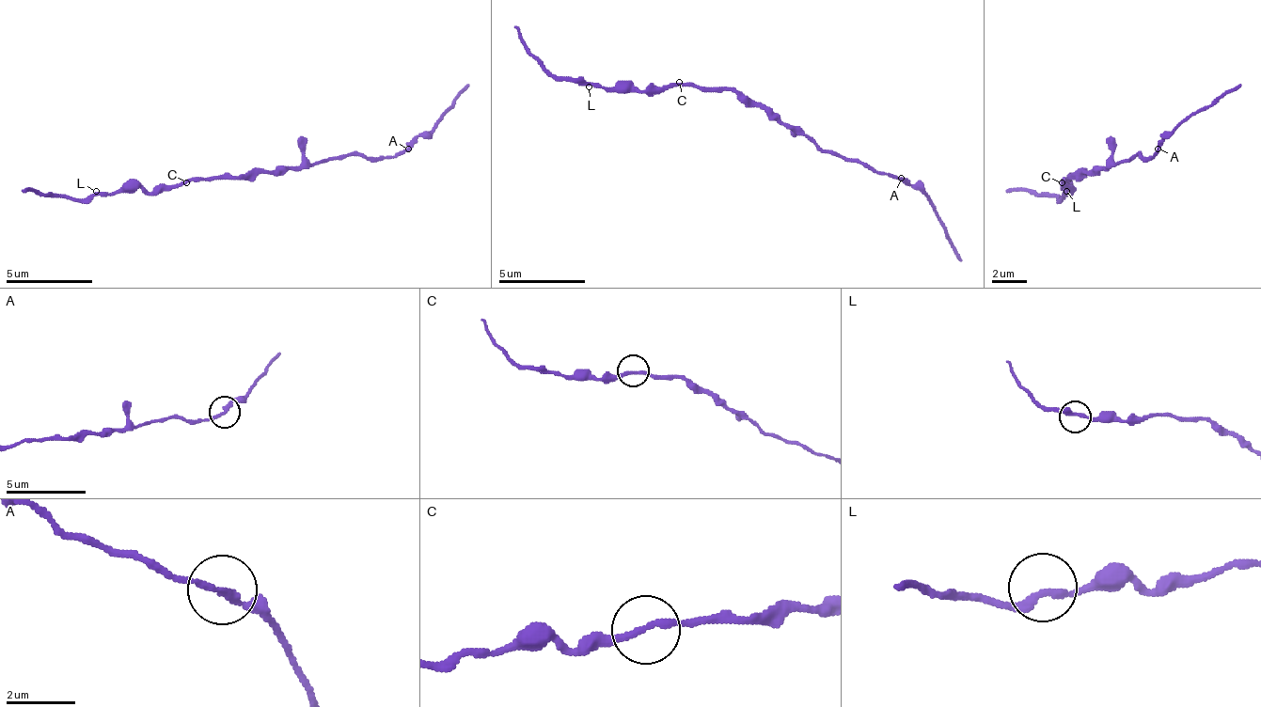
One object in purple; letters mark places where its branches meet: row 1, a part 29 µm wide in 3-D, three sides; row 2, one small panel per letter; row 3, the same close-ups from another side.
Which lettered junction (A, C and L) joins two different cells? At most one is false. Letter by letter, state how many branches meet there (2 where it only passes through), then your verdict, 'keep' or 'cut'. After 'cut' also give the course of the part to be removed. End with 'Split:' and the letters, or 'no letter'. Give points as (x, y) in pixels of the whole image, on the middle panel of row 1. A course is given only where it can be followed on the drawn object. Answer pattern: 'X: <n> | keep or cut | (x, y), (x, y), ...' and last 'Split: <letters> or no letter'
A: 2 | keep
C: 2 | keep
L: 2 | keep
Split: no letter

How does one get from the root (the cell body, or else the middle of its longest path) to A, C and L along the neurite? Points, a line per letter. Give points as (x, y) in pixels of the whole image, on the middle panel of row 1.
A: (762, 108), (770, 108), (787, 125), (800, 125), (827, 151), (900, 177)
C: (762, 108), (748, 108), (732, 90), (701, 90), (697, 86), (684, 86), (679, 82)
L: (762, 108), (748, 108), (732, 90), (701, 90), (697, 86), (614, 90), (610, 86), (589, 86)

